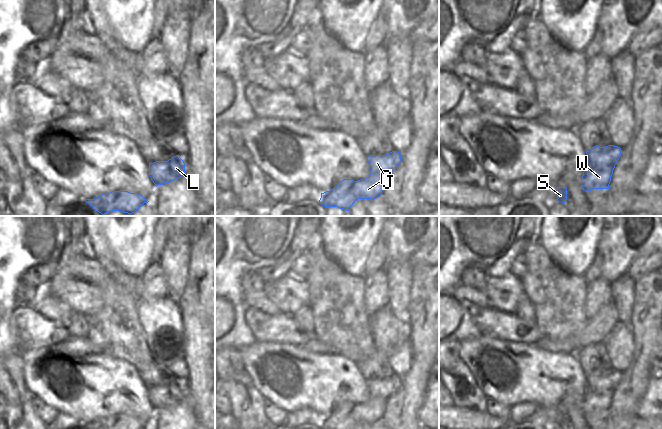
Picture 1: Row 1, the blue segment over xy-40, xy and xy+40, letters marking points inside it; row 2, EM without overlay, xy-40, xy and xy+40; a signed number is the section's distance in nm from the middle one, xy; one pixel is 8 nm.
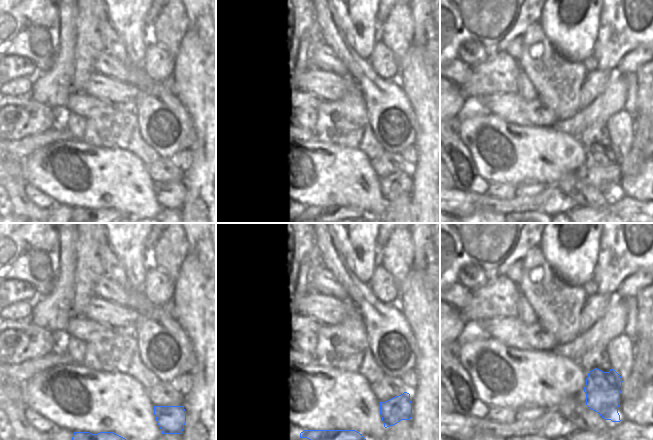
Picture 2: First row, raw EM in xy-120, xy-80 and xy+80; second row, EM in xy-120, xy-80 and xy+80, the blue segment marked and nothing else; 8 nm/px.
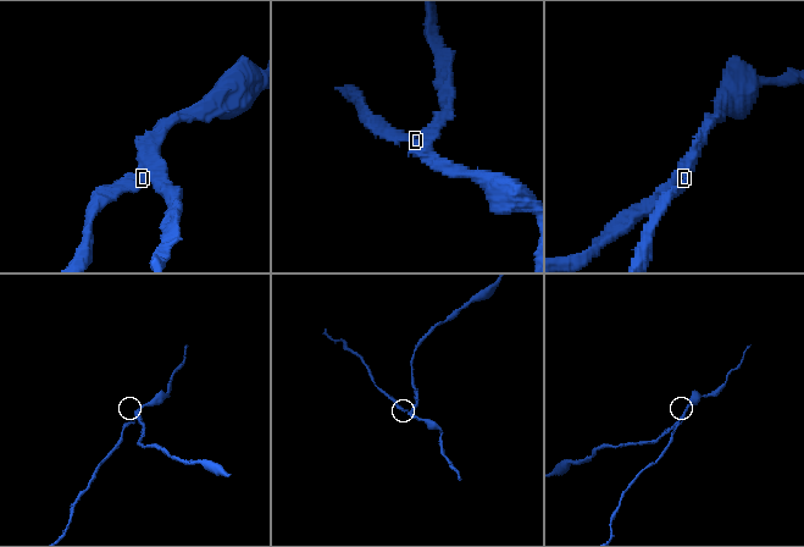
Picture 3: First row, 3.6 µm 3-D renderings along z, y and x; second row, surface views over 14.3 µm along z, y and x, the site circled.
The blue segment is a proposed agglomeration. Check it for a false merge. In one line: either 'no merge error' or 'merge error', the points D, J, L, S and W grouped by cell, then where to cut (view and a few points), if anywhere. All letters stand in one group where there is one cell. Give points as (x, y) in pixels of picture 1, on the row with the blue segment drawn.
merge error; groups D S W / J L; cut xy+40 (614, 146), (605, 154), (594, 153), (591, 156), (590, 163)

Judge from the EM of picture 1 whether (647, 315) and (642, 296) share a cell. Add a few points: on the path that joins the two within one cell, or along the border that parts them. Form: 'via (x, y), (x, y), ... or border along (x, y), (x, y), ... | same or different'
via (647, 310), (647, 301) | same

